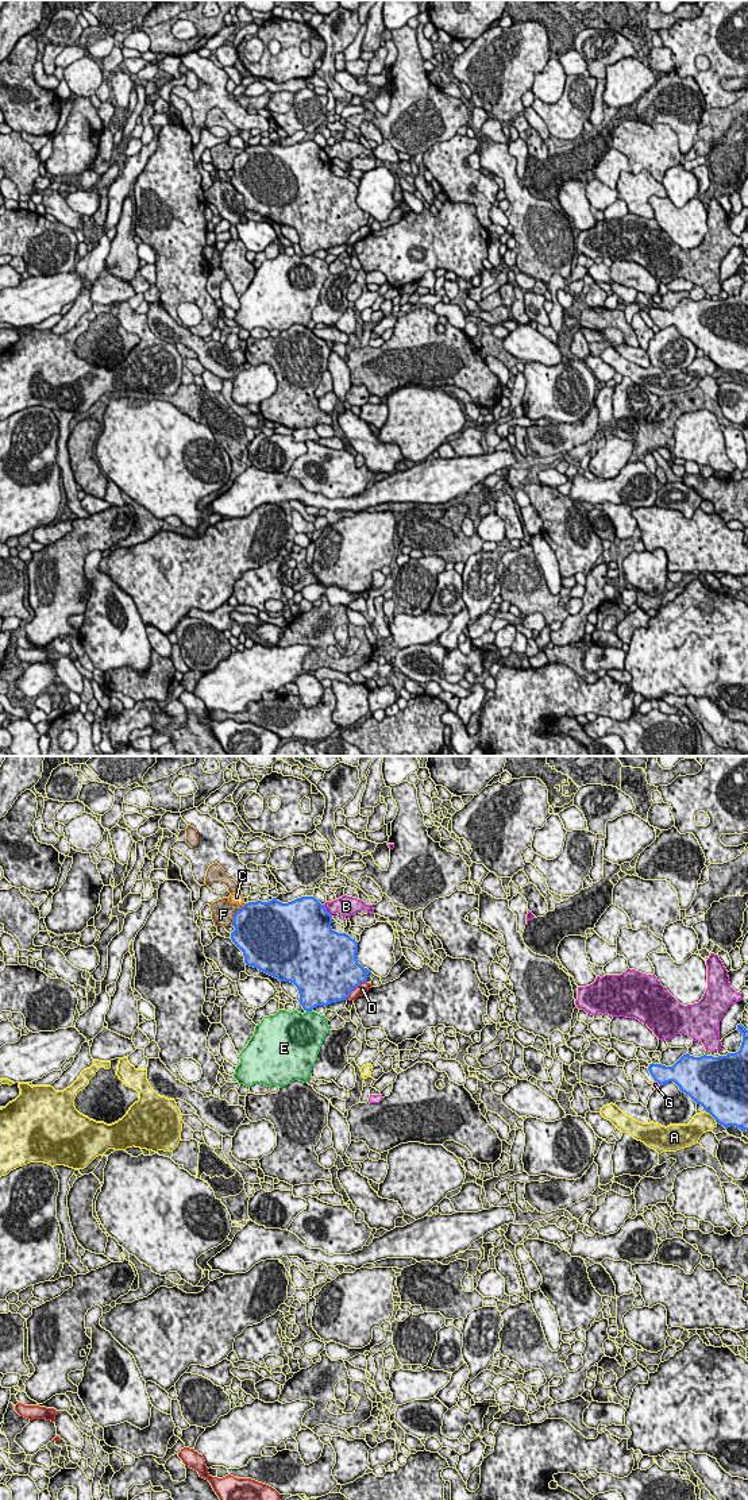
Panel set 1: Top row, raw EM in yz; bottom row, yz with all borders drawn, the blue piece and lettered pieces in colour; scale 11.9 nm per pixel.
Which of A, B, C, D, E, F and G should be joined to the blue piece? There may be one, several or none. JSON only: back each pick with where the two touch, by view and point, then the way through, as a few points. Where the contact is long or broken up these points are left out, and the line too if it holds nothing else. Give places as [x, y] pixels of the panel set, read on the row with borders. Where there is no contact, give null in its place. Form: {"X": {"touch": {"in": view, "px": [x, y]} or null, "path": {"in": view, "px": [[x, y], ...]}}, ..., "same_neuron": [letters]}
{"same_neuron": []}

